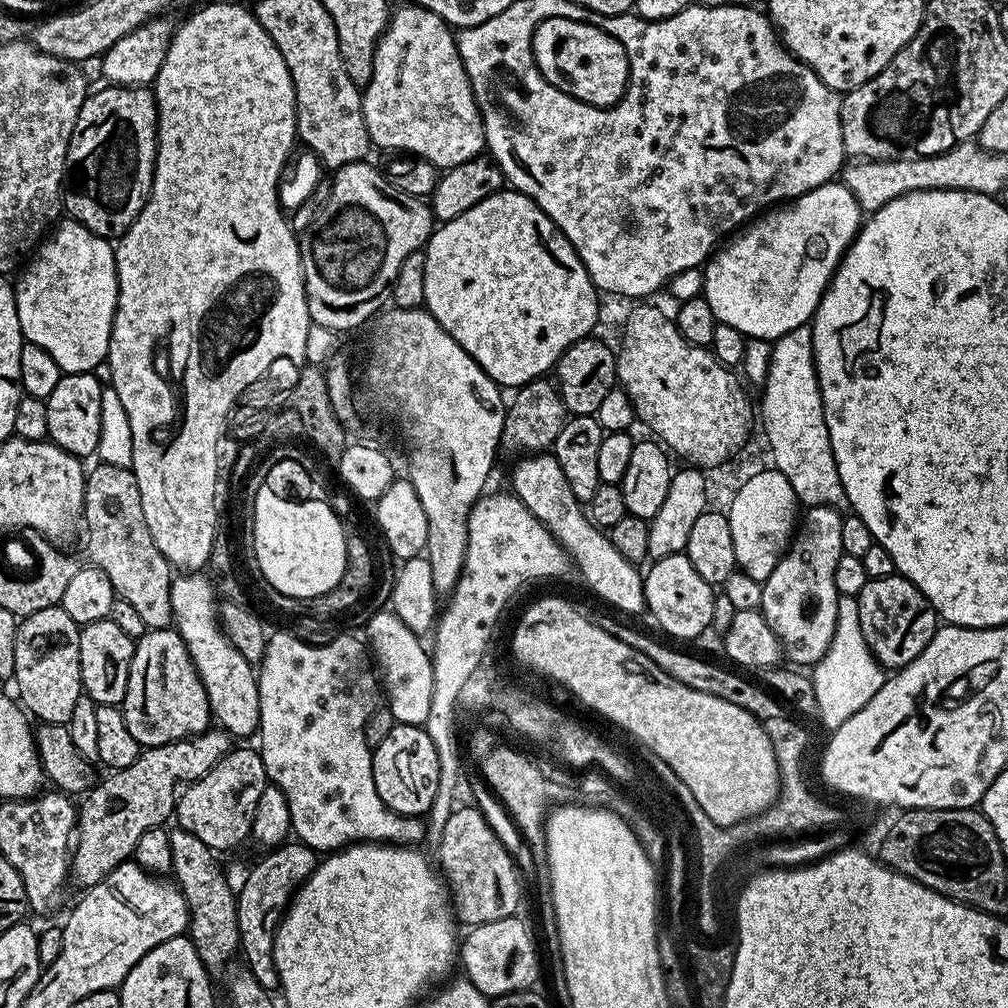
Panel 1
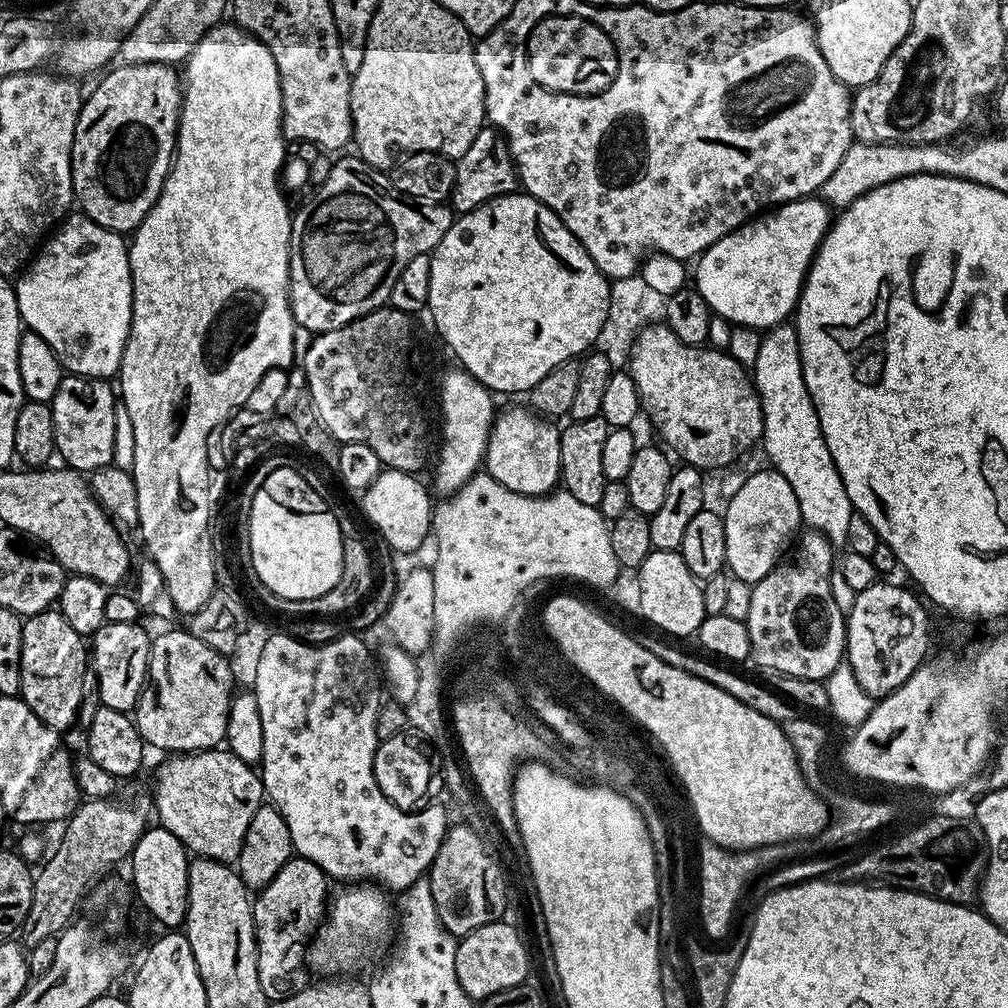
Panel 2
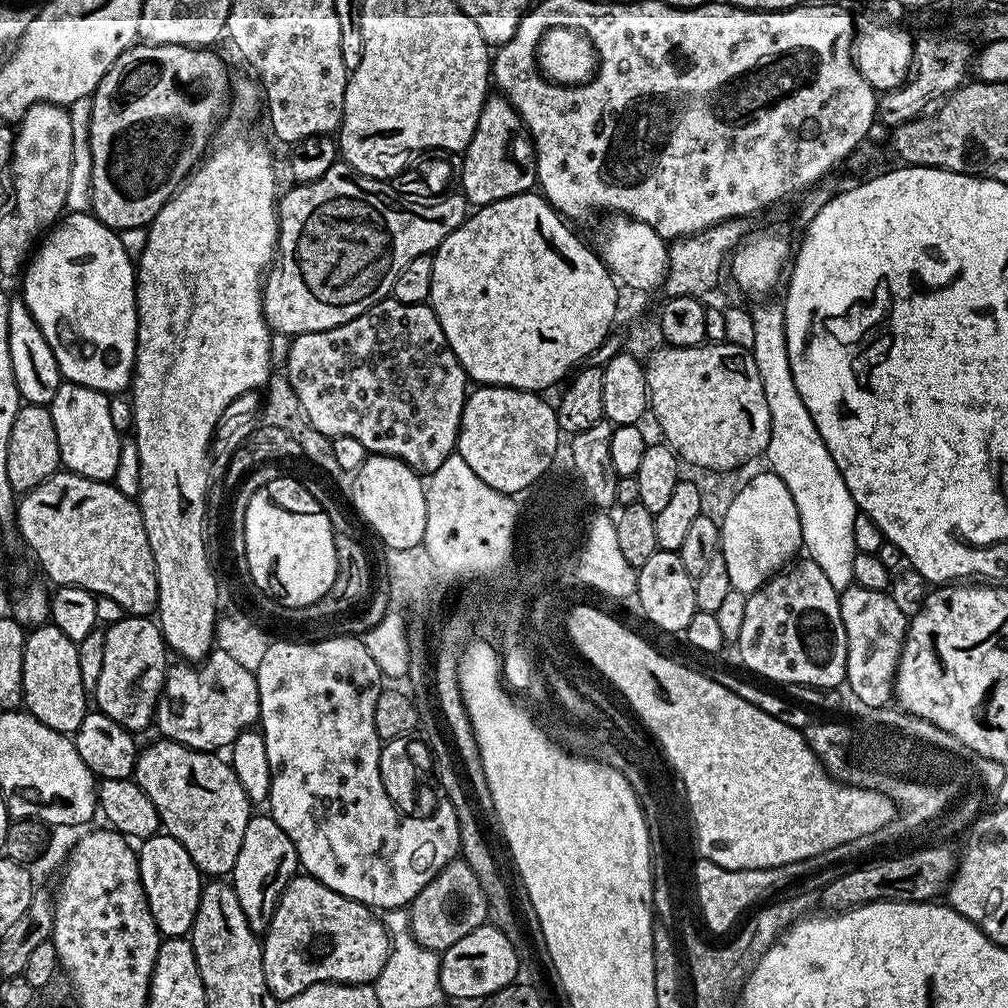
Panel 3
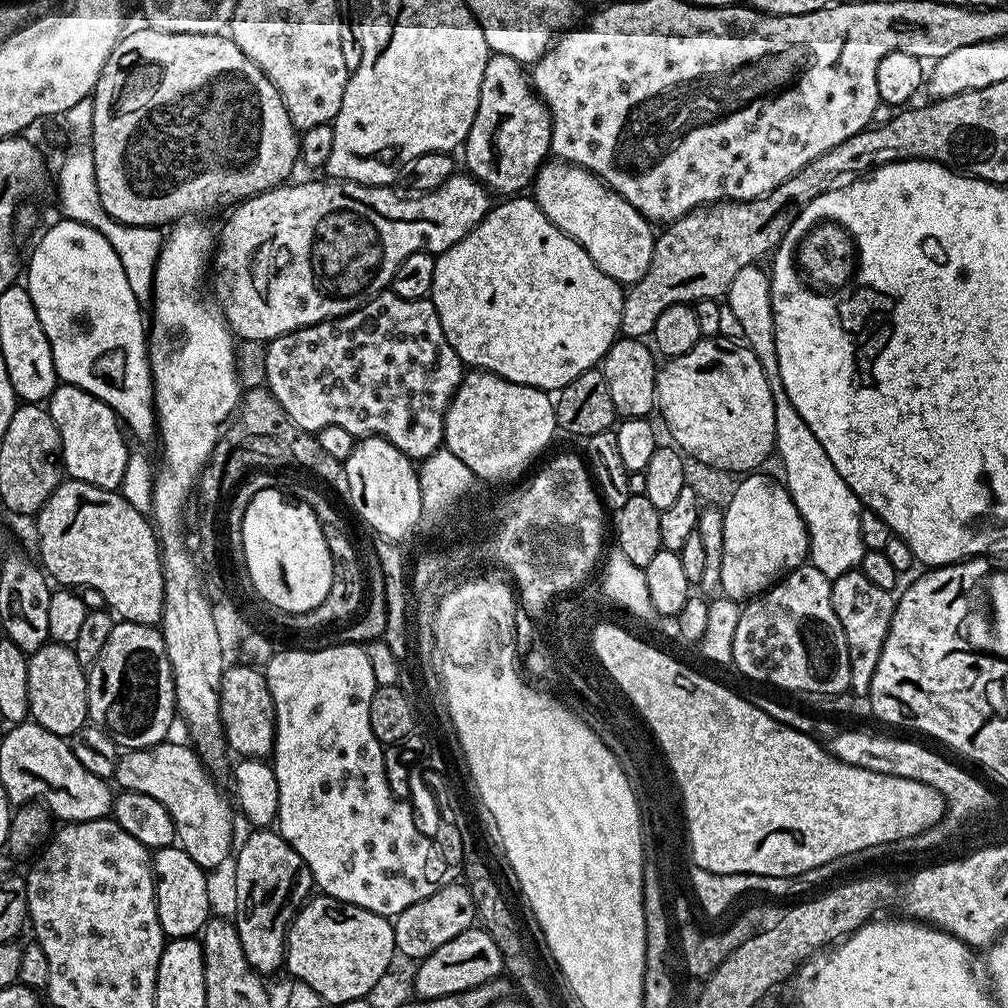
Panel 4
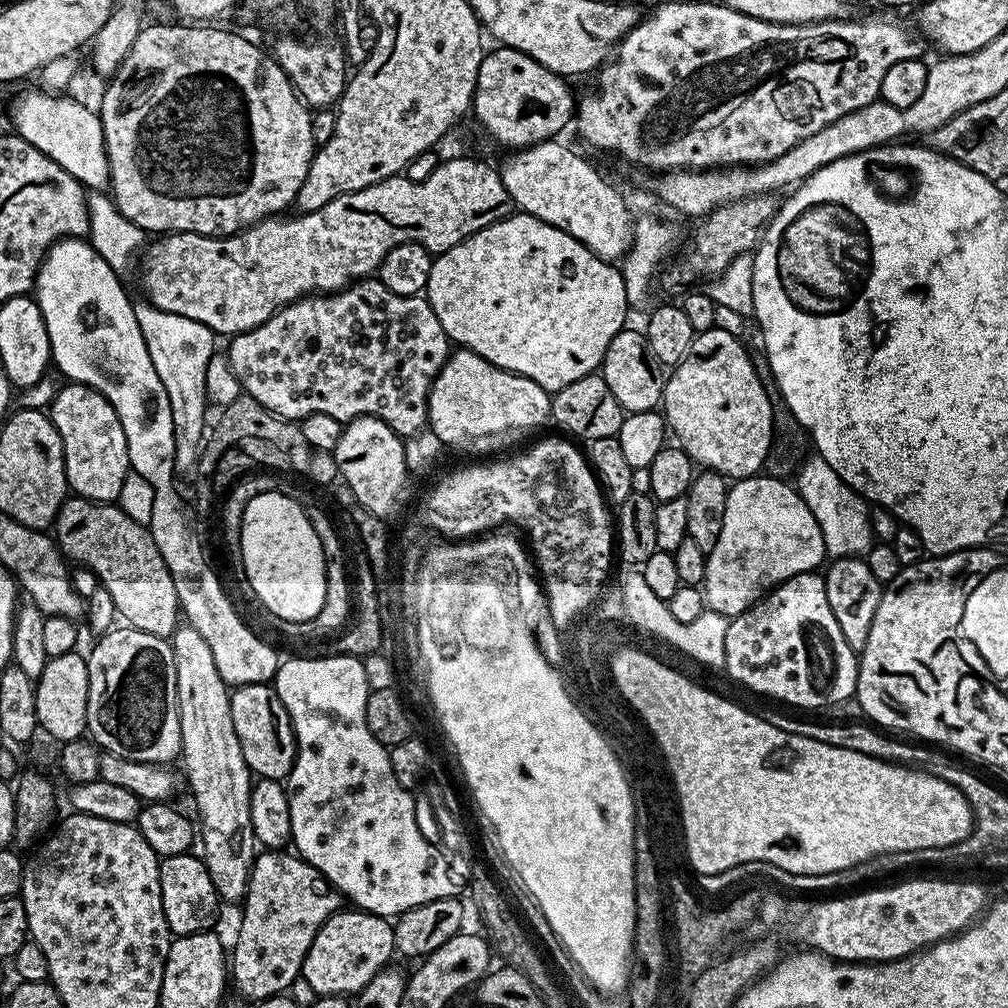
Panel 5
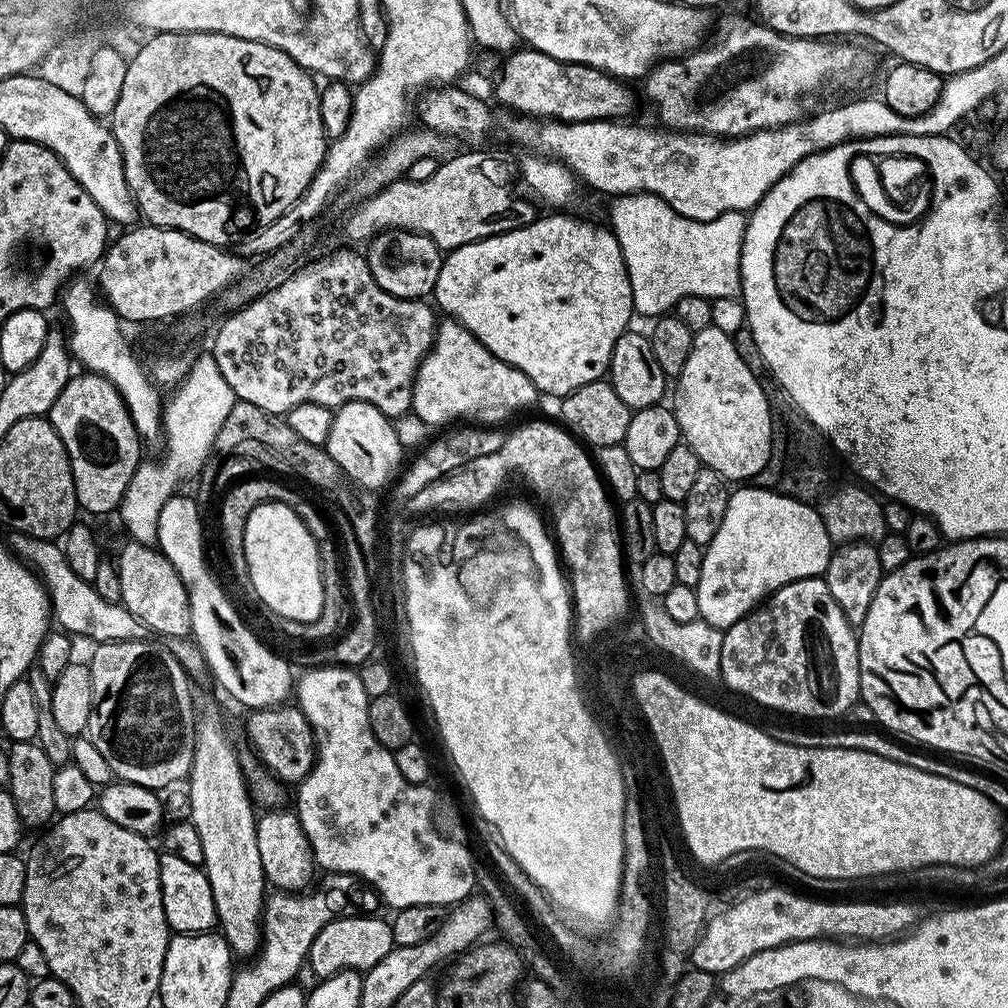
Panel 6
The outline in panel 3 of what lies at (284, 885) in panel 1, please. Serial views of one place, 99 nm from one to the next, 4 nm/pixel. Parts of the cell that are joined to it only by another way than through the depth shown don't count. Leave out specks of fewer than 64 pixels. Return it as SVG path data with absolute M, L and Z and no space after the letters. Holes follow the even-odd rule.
M297 874L293 876L292 881L284 887L284 892L280 895L280 901L276 903L276 909L272 915L272 921L268 924L267 932L262 936L262 947L264 953L262 954L262 970L266 974L266 986L271 990L272 995L276 997L277 1001L282 1001L299 994L306 987L312 983L318 983L320 981L328 981L330 983L338 984L372 984L386 964L388 951L389 951L389 934L384 927L384 923L381 917L377 915L373 909L366 907L365 904L358 903L357 900L351 900L346 898L342 894L338 894L334 890L330 890L326 886L322 886L322 882L318 882L312 876L307 874Z

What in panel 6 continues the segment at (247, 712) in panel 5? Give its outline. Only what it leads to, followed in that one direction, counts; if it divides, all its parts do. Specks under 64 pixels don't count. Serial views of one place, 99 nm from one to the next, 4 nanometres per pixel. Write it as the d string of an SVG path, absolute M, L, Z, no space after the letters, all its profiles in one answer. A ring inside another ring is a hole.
M277 706L258 708L247 713L248 740L251 751L255 752L260 763L280 781L281 785L299 785L310 774L316 760L316 740L312 737L312 728L300 713L299 707Z

